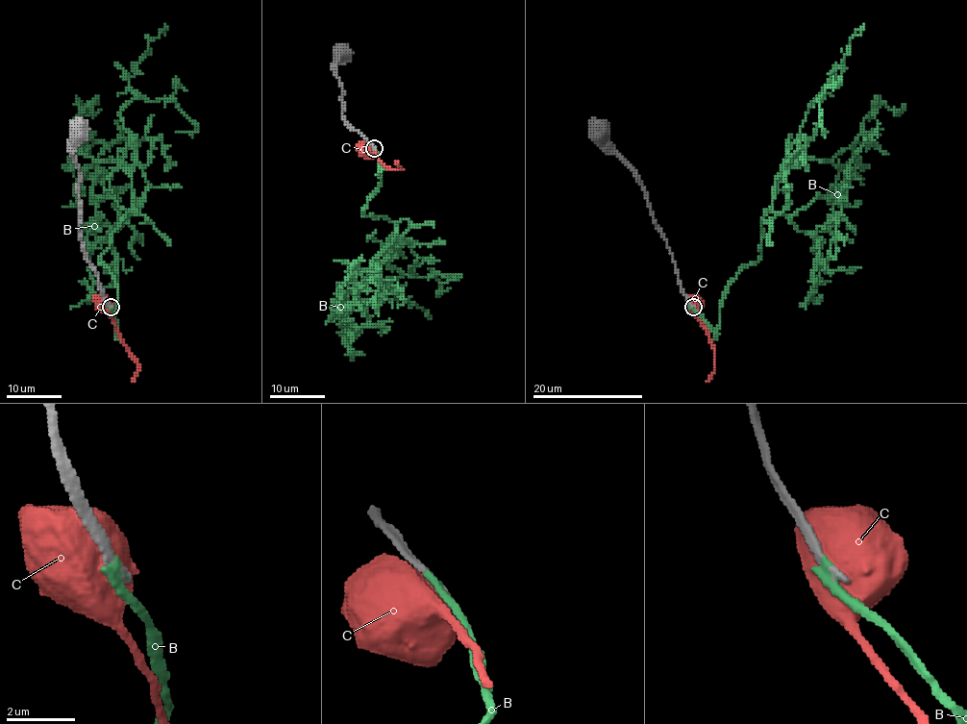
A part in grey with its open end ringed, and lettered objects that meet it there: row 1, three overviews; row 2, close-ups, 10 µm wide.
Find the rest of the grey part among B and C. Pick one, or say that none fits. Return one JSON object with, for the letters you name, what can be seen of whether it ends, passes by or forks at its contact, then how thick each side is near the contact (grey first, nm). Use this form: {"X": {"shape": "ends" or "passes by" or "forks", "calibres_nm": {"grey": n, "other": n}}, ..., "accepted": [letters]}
{"accepted": []}

